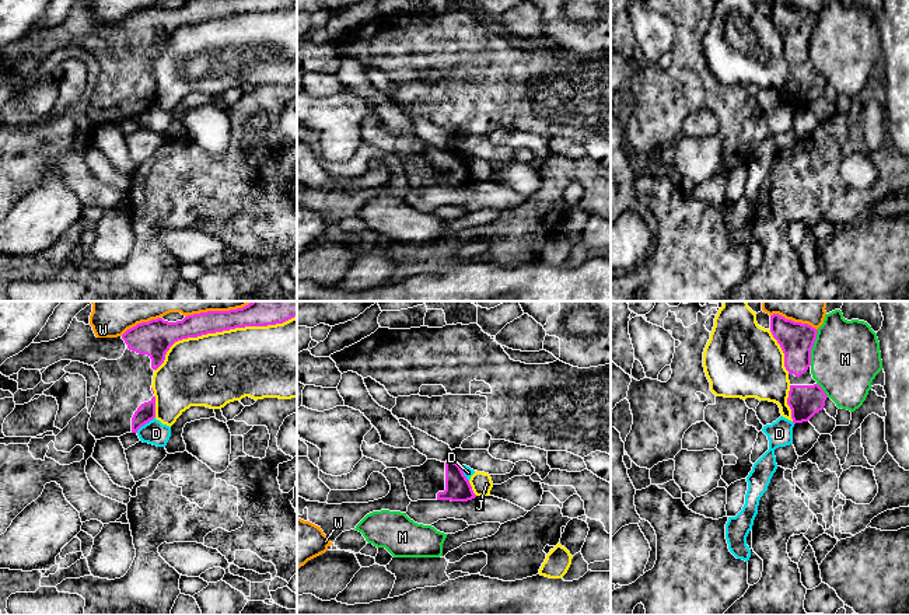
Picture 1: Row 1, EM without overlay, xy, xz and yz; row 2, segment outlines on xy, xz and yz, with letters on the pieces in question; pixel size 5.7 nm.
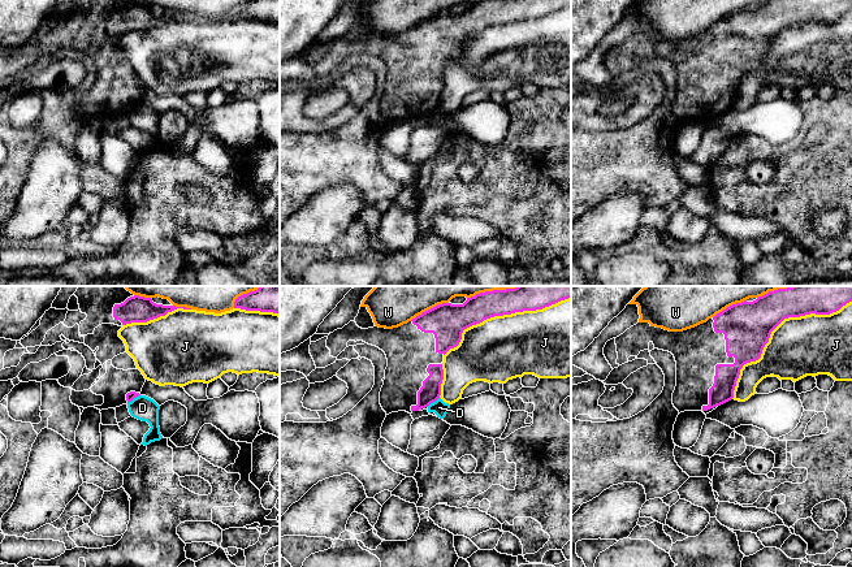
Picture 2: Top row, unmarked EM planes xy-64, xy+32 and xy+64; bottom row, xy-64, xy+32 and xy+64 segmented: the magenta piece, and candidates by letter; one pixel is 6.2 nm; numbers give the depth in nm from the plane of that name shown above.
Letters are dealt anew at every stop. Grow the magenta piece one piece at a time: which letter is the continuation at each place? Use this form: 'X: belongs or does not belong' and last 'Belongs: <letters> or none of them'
D: does not belong
J: does not belong
M: does not belong
W: does not belong
Belongs: none of them

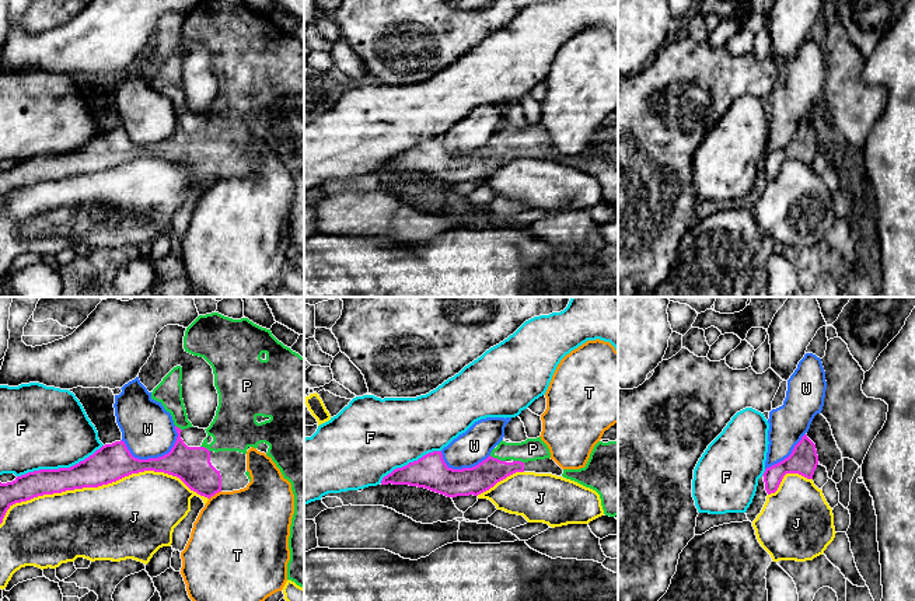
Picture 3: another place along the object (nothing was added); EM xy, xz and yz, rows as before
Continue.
F: does not belong
J: does not belong
P: belongs
T: does not belong
W: does not belong
Belongs: P

